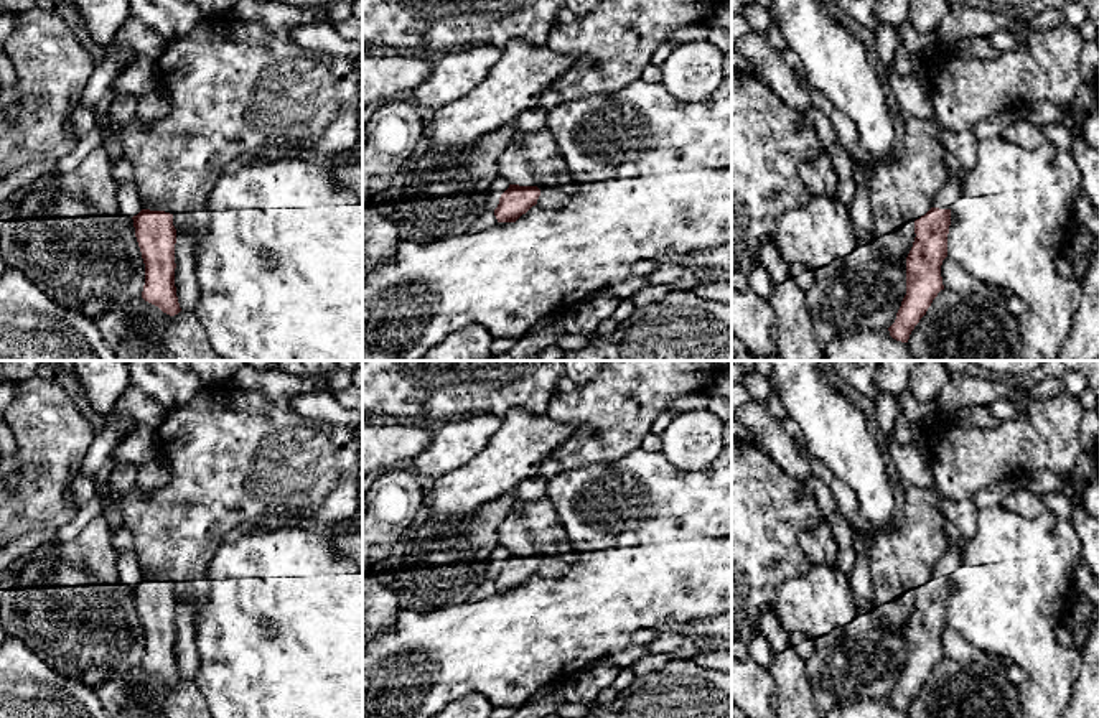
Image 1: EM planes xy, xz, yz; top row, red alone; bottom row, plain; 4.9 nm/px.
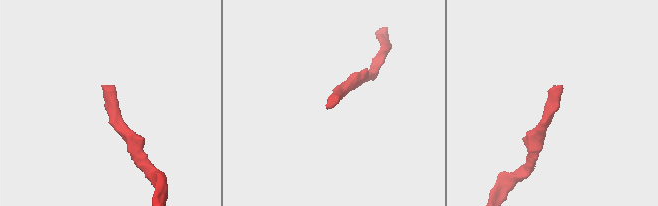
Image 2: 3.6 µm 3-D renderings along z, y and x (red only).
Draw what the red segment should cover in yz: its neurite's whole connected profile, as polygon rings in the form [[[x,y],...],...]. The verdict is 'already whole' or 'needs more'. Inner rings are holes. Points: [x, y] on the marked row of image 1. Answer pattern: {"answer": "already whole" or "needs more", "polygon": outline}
{"answer": "needs more", "polygon": [[[949,176],[933,199],[933,207],[914,221],[914,242],[906,257],[906,295],[888,328],[896,341],[908,343],[911,331],[944,290],[941,265],[947,257],[951,207],[964,193],[964,178]]]}

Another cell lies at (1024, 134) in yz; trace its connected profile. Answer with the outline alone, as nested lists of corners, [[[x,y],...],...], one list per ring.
[[[1017,119],[1002,132],[1000,137],[1025,150],[1035,150],[1046,142],[1040,127],[1025,119]]]

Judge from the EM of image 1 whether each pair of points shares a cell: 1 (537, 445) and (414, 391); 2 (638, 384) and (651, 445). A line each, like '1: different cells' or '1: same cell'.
1: different cells
2: different cells

